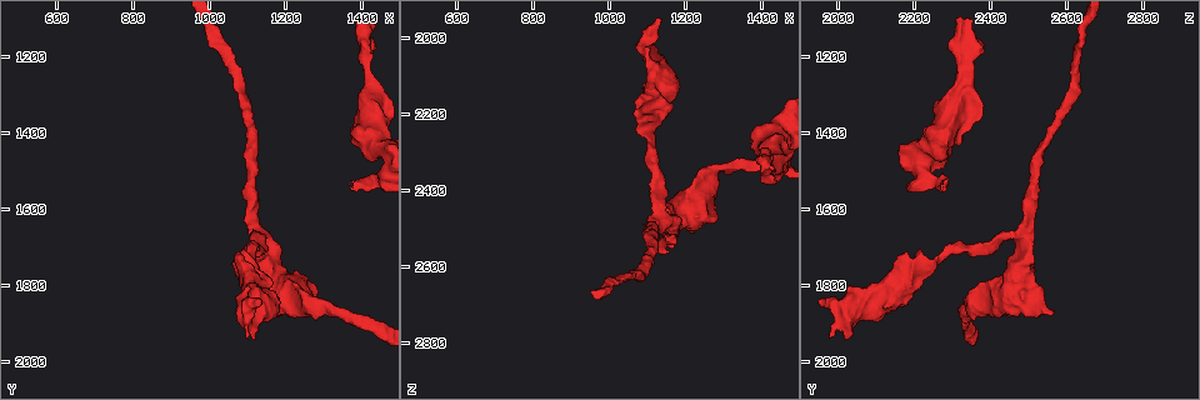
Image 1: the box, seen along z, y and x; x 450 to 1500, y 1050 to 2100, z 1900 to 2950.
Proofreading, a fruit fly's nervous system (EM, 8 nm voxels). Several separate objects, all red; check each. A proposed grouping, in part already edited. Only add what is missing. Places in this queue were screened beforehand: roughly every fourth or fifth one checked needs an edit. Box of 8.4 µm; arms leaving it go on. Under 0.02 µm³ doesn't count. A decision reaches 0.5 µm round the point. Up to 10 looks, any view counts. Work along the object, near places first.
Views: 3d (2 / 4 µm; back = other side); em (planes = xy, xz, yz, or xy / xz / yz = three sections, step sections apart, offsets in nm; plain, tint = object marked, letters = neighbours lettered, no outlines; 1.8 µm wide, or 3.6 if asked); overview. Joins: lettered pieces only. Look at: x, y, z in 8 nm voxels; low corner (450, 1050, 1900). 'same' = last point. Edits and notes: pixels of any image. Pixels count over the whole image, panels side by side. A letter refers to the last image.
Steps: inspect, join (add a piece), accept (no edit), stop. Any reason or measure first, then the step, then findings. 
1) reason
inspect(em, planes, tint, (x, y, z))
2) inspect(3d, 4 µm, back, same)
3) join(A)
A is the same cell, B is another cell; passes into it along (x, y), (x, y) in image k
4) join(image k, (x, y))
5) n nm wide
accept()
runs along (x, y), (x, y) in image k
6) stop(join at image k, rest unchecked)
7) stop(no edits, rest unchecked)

free end
inspect(3d, 4 µm, (1370, 1550, 2280))

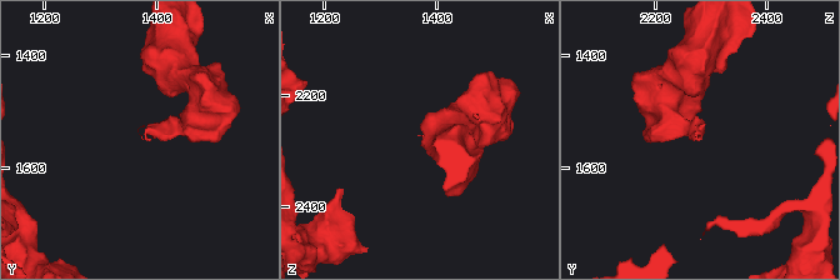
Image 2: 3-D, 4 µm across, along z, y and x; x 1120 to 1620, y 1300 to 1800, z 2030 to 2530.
now the EM
inspect(em, planes, plain, (1370, 1550, 2280))

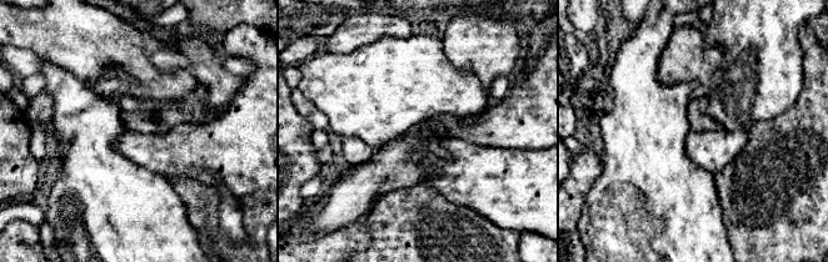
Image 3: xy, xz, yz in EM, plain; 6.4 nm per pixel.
inspect(em, planes, letters, same)

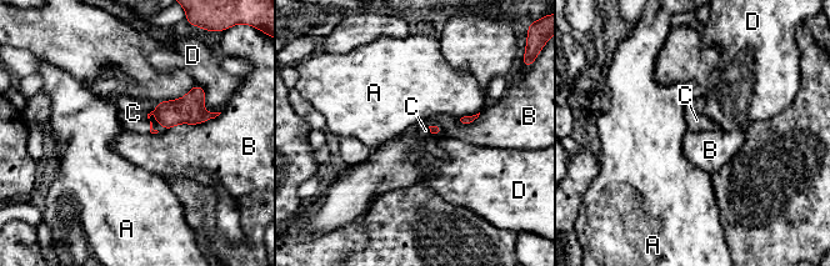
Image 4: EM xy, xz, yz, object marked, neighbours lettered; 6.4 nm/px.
join(C)
C is the same cell, A, B and D are other cells; passes into it along (189, 109), (154, 110), (133, 113) in image 4; it goes on there

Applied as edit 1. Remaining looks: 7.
see it whole again
inspect(overview)

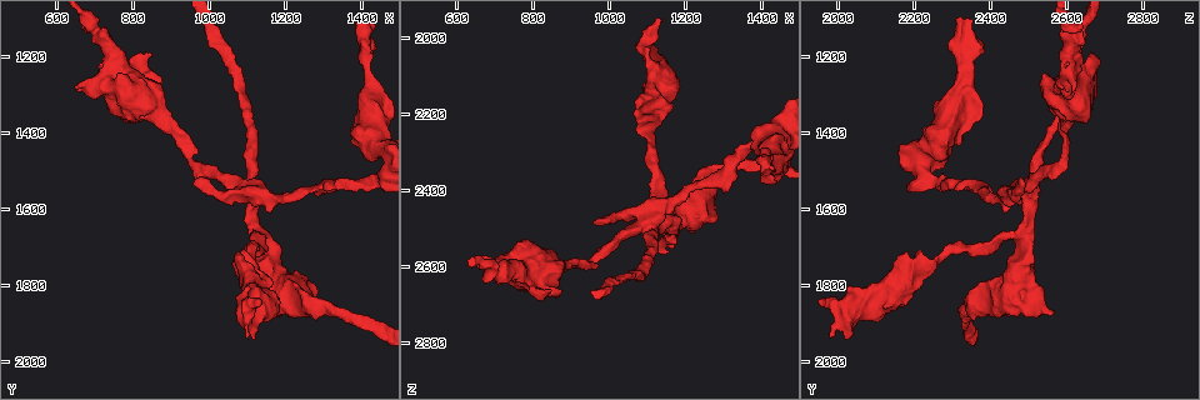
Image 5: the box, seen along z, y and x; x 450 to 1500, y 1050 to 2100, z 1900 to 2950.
free end
inspect(em, planes, letters, (1105, 1940, 1980))

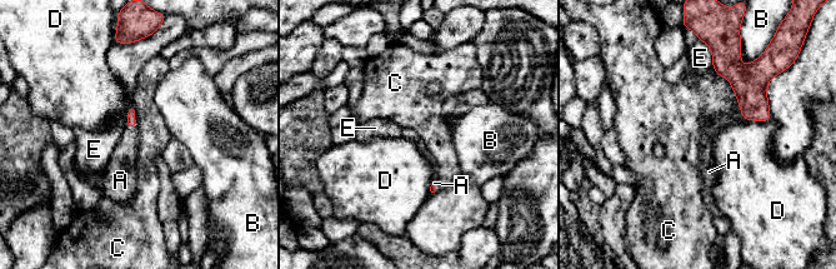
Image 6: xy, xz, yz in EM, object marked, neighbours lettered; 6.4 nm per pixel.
join(A)
A is the same cell, B, C, D and E are other cells; it goes on there

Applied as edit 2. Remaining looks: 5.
inspect(overview)

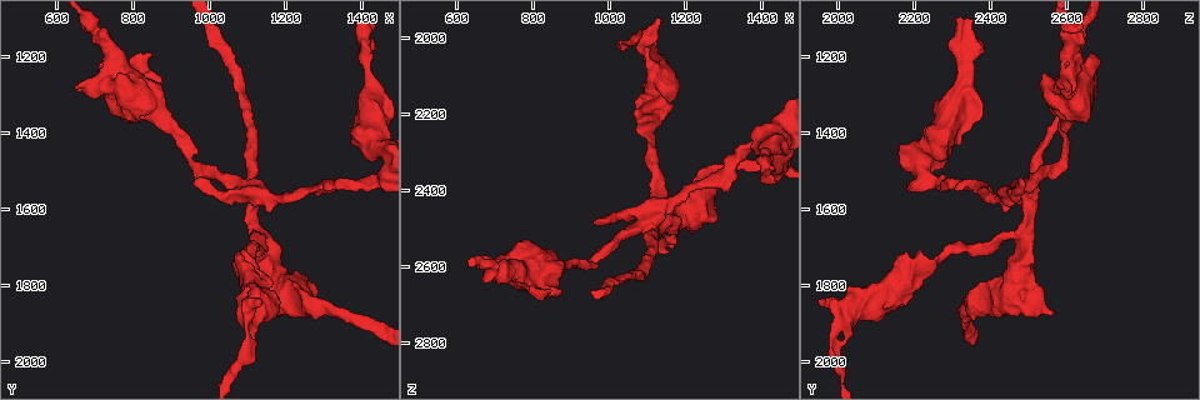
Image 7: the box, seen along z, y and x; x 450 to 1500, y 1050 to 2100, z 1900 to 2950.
inspect(em, planes, tint, (1070, 1715, 2180))

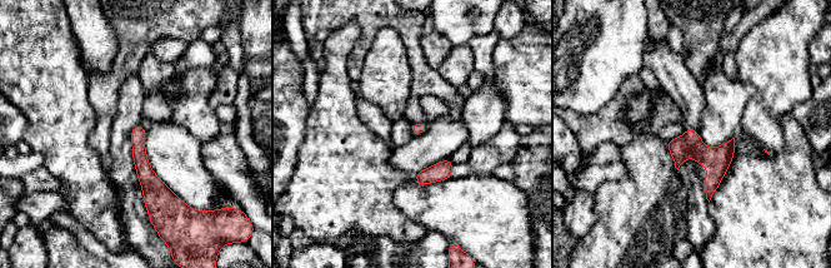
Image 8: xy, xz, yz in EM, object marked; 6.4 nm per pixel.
inspect(em, planes, letters, same)

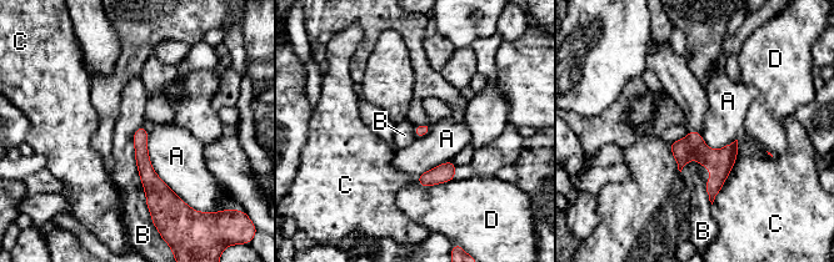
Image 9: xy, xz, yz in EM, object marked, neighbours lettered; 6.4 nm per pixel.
B touches over 600 nm
accept()
A, B, C and D are other cells; runs along (141, 130), (154, 205) in image 9; none of them fits

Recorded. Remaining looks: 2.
an open end
inspect(em, planes, letters, (850, 1185, 2665))

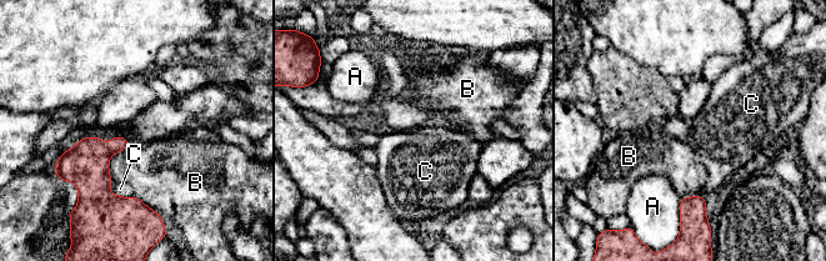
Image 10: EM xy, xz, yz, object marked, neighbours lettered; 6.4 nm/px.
accept()
A, B and C are other cells; border along (108, 186), (119, 196), (133, 196) in image 10; none of them fits

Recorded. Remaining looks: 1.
stop(join at image 4, join at image 6, rest unchecked)

